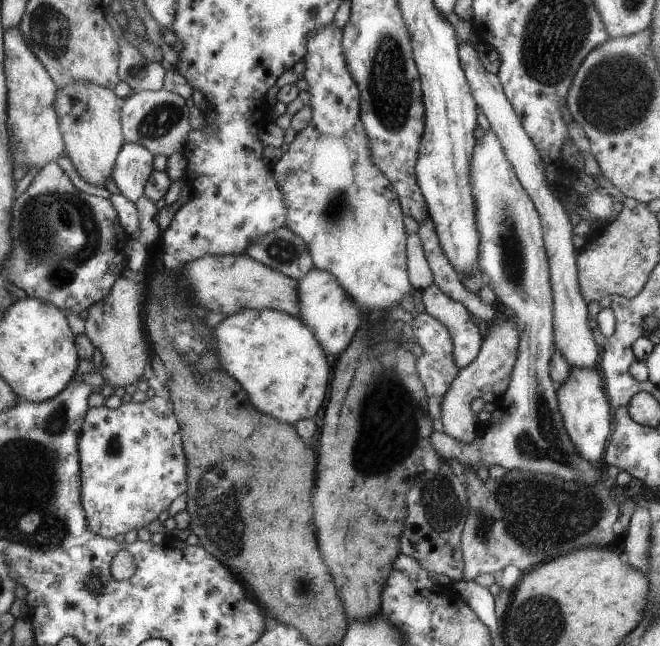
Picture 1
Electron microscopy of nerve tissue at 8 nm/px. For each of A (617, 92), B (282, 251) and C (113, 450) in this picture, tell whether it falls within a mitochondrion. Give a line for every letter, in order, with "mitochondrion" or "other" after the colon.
A: mitochondrion
B: mitochondrion
C: mitochondrion

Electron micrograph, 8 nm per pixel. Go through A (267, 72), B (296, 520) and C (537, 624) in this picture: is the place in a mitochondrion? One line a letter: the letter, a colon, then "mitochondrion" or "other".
A: other
B: other
C: mitochondrion

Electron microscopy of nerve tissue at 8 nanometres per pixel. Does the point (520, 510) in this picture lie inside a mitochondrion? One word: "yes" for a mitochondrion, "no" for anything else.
yes

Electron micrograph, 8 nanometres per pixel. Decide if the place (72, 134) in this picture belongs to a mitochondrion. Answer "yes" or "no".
no

